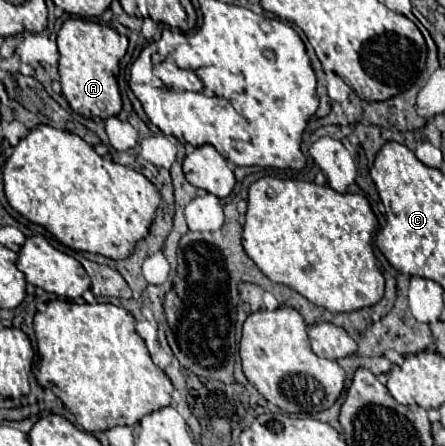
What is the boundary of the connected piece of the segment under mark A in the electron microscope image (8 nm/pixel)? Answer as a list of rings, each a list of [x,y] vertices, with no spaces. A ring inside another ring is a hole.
[[[71,16],[58,32],[60,50],[60,84],[70,108],[84,118],[110,118],[122,110],[122,98],[117,82],[120,60],[126,54],[128,39],[110,26],[102,26],[77,16]]]

